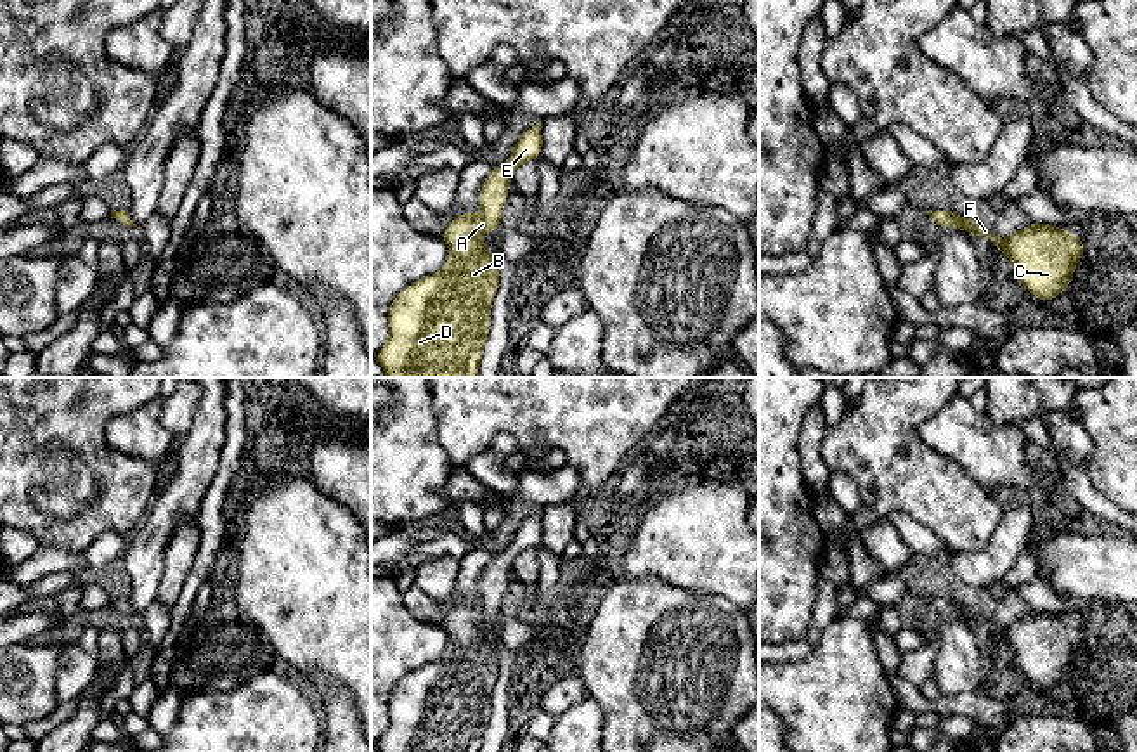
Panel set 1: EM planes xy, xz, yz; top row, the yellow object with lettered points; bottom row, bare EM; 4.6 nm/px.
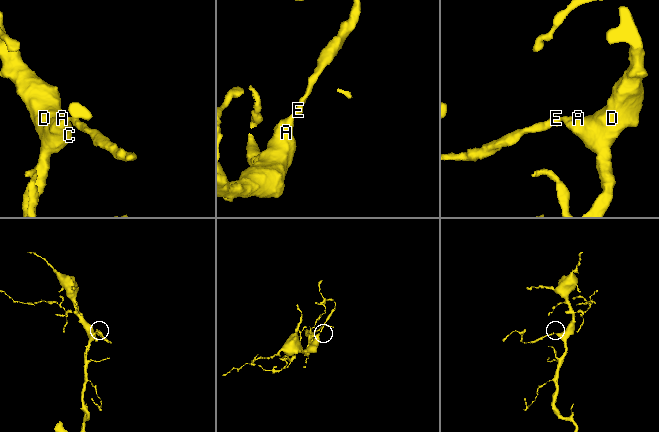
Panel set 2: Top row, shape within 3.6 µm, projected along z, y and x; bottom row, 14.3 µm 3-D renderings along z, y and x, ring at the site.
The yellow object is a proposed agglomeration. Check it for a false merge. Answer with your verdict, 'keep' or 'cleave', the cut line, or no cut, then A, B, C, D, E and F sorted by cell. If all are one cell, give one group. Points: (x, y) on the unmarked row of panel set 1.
keep; no cut; A B C D E F

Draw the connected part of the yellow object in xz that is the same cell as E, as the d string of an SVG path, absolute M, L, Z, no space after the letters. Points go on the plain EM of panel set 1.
M541 509L527 516L513 534L508 549L496 554L480 577L480 603L458 603L440 622L451 636L444 657L418 667L402 677L388 697L388 728L376 742L380 752L480 752L491 716L491 695L499 677L499 657L494 643L482 631L484 620L501 615L513 558L541 546Z

